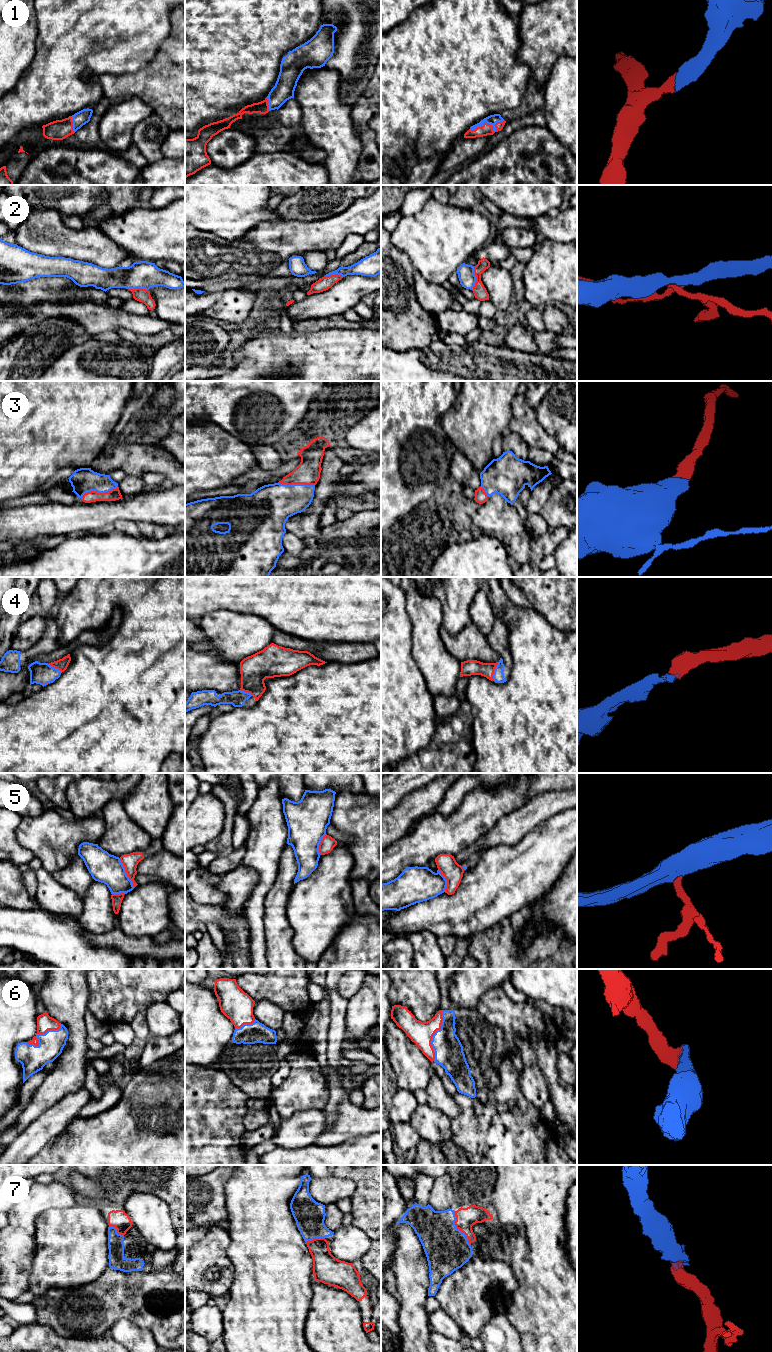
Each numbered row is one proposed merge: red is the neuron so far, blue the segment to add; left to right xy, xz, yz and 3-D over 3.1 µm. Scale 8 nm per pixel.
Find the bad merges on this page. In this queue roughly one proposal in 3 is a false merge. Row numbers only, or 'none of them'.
2, 5

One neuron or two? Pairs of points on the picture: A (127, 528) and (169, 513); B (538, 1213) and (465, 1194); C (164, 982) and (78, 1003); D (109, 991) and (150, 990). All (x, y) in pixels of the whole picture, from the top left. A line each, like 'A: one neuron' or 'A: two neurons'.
A: two neurons
B: two neurons
C: two neurons
D: one neuron

